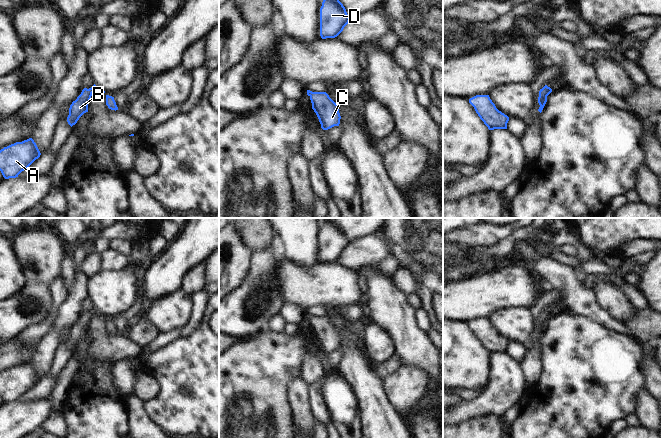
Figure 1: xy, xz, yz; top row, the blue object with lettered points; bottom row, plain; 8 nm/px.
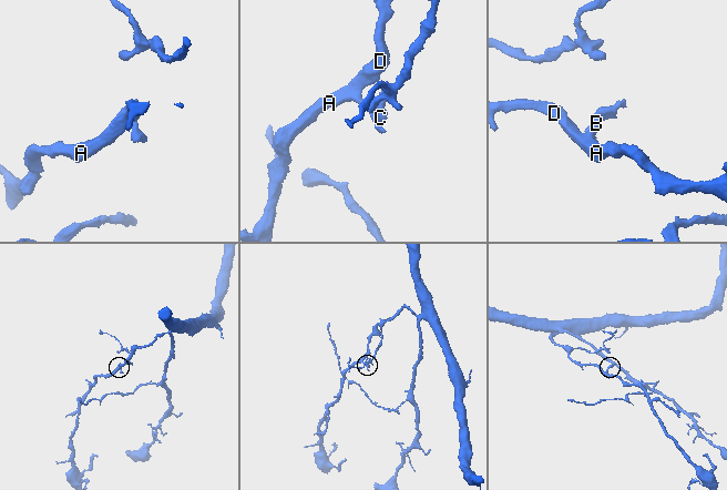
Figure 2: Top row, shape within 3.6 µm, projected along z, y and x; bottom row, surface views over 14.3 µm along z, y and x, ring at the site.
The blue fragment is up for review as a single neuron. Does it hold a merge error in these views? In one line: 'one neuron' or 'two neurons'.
one neuron

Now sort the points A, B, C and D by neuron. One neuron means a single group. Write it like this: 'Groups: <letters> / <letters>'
Groups: A B C D

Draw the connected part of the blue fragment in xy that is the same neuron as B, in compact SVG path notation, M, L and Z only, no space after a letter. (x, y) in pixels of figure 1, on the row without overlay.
M94 308L89 313L84 312L77 323L72 326L69 332L69 339L67 341L67 346L71 351L77 347L79 342L84 337L88 336L88 328L90 326L92 317L95 315L101 315L105 317L105 315Z

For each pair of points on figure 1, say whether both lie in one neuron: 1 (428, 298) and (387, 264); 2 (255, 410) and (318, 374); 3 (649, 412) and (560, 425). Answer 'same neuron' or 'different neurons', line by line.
1: different neurons
2: different neurons
3: different neurons

